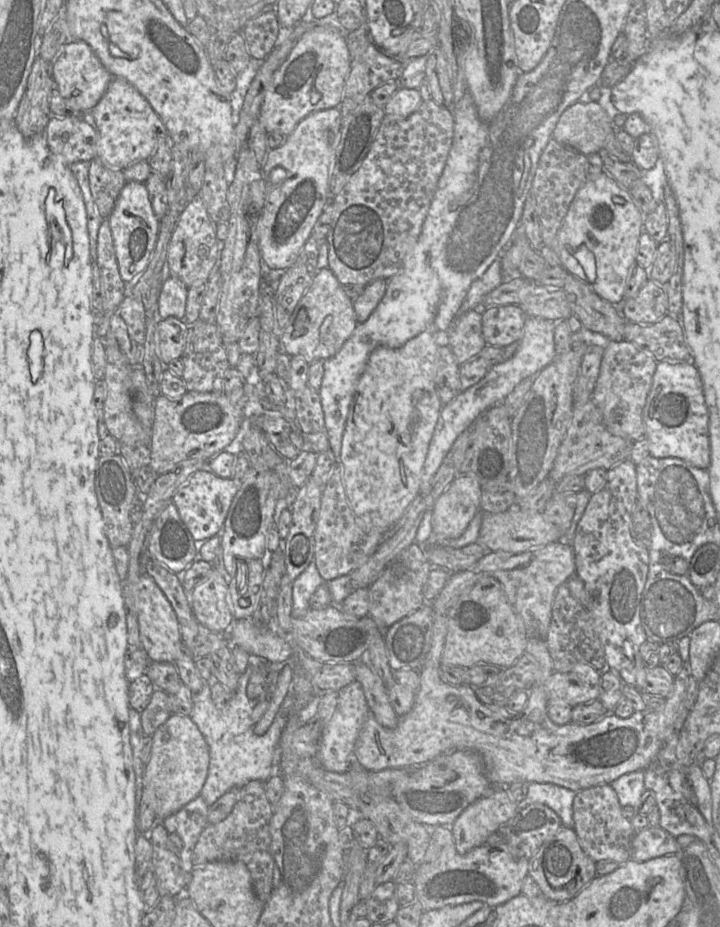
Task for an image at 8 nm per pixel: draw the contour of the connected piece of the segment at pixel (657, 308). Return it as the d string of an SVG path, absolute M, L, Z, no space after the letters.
M649 279L639 293L625 299L619 307L627 322L650 325L668 314L668 296L664 286Z

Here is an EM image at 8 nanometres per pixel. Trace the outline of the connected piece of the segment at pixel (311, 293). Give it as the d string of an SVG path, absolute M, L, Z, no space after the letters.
M328 267L318 269L295 306L280 338L281 350L291 357L302 357L308 364L317 360L324 361L339 352L357 324L353 302L334 273Z

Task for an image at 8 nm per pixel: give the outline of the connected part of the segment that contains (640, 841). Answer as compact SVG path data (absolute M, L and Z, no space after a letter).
M647 827L635 832L630 846L631 859L645 862L666 855L679 854L681 850L676 837L661 827Z

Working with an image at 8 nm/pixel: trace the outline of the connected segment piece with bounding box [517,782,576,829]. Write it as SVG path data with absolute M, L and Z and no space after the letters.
M531 782L525 798L517 804L517 812L531 804L543 804L552 809L564 826L573 829L573 800L576 792L551 783Z

